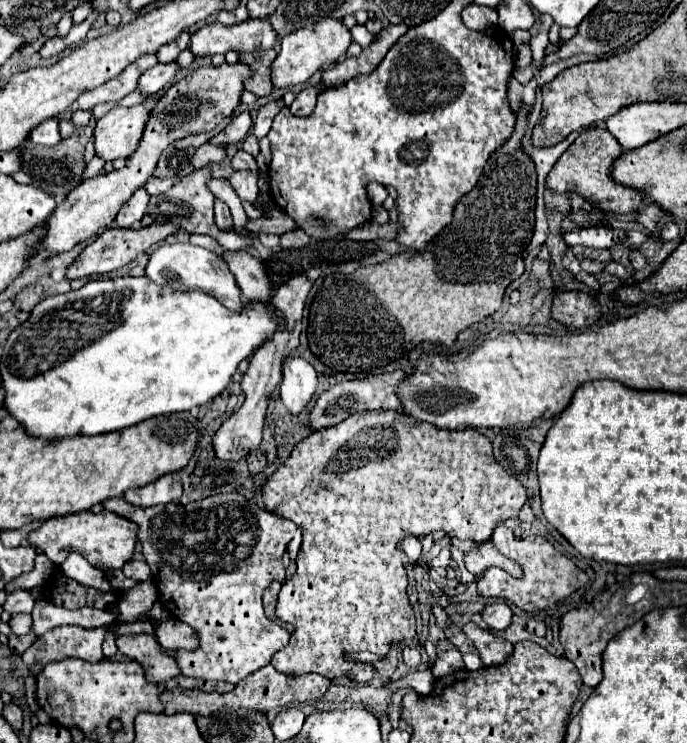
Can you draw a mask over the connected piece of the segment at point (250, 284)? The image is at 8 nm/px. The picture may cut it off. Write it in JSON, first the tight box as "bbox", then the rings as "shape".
{"bbox":[222,250,270,302],"shape":[[[238,250],[238,252],[224,252],[222,260],[228,264],[230,272],[234,274],[234,278],[248,302],[252,302],[252,300],[268,302],[270,280],[266,276],[262,264],[256,258],[252,258],[244,250]]]}

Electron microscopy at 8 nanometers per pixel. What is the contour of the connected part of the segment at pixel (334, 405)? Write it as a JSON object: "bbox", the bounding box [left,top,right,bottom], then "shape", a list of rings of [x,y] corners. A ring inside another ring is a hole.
{"bbox":[310,370,410,430],"shape":[[[396,370],[392,374],[384,374],[384,376],[374,376],[374,378],[362,378],[362,380],[352,380],[352,382],[340,382],[336,386],[332,386],[328,392],[320,394],[310,420],[312,420],[312,428],[320,430],[326,426],[334,426],[342,420],[346,420],[350,414],[356,412],[368,412],[368,410],[400,410],[400,398],[398,398],[398,386],[404,378],[408,378],[410,372],[406,370]]]}

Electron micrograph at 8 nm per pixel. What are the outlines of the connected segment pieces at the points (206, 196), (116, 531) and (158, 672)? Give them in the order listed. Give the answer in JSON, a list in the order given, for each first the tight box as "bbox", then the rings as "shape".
[{"bbox":[142,168,220,238],"shape":[[[200,168],[200,170],[194,170],[192,174],[188,174],[186,178],[182,178],[180,182],[176,182],[168,192],[152,196],[148,212],[142,218],[144,226],[174,222],[178,228],[184,228],[190,234],[208,234],[212,238],[216,232],[220,234],[220,230],[216,228],[216,222],[214,222],[214,194],[208,188],[210,180],[212,180],[210,168]]]},{"bbox":[28,512,138,572],"shape":[[[78,512],[68,516],[54,516],[46,520],[36,532],[30,532],[28,536],[30,544],[40,548],[56,566],[60,566],[68,552],[74,550],[82,554],[94,568],[102,572],[118,570],[124,562],[128,562],[134,556],[134,548],[138,542],[138,528],[134,522],[114,514],[114,512]]]},{"bbox":[116,634,180,684],"shape":[[[124,634],[116,638],[116,646],[122,654],[140,662],[150,682],[160,684],[180,674],[176,660],[162,650],[152,634]]]}]

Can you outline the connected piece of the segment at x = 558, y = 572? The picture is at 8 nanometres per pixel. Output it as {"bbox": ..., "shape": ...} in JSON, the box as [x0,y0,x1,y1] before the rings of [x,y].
{"bbox":[478,522,588,612],"shape":[[[500,522],[496,524],[496,530],[492,534],[492,542],[500,554],[504,554],[510,560],[516,560],[516,564],[520,564],[524,574],[520,578],[514,578],[502,568],[488,568],[478,578],[478,594],[482,594],[484,598],[500,598],[500,600],[516,604],[524,612],[538,612],[538,610],[546,610],[550,606],[562,604],[572,592],[588,584],[588,576],[542,536],[528,536],[518,540],[514,532]]]}

